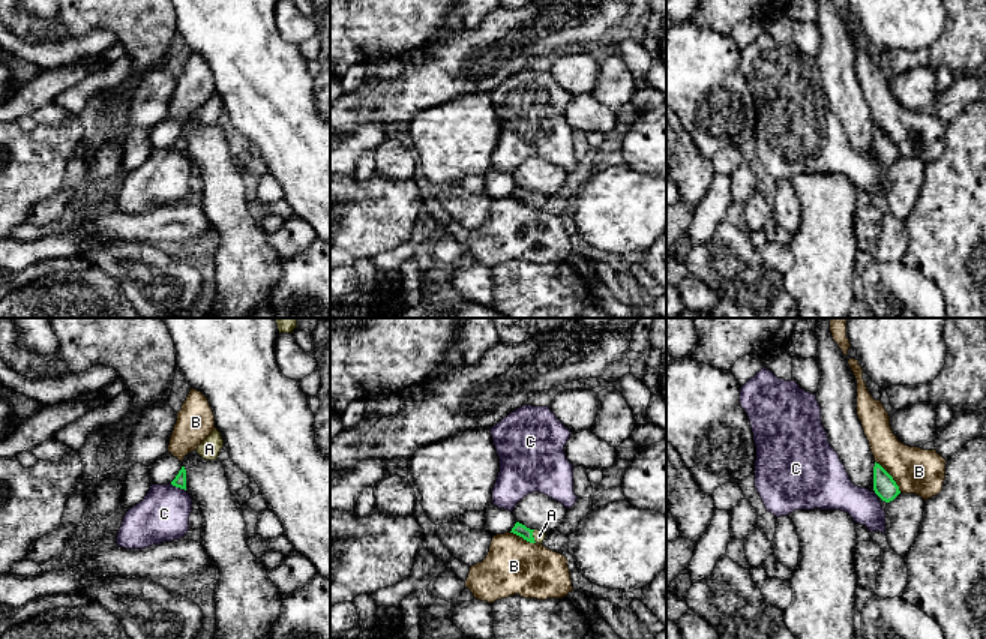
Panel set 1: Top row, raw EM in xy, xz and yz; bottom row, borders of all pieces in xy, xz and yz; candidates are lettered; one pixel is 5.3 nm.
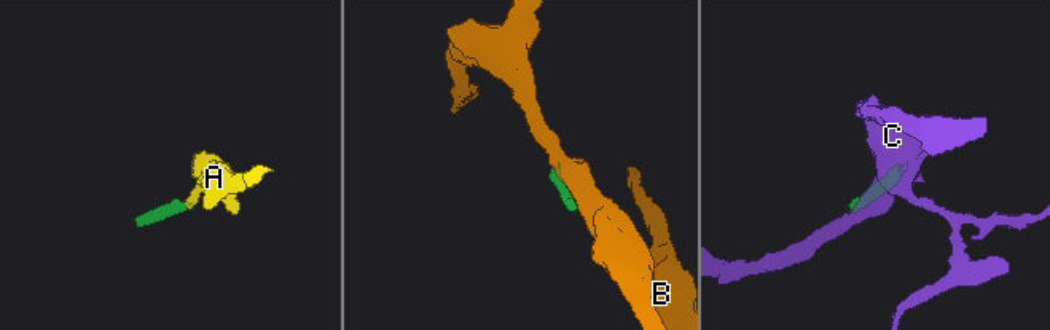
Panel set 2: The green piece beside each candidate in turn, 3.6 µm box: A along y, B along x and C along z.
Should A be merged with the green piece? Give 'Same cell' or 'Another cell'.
Same cell

